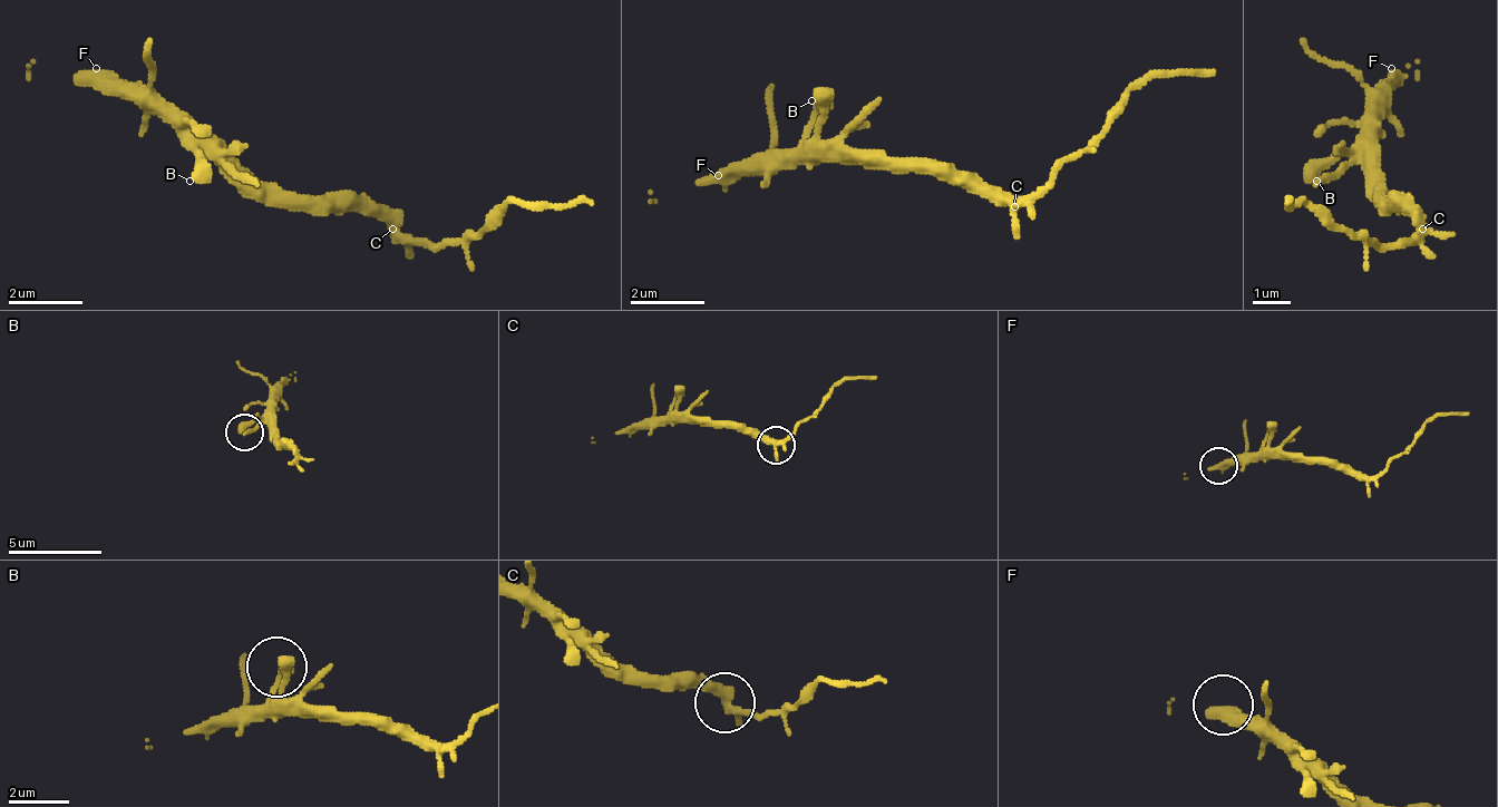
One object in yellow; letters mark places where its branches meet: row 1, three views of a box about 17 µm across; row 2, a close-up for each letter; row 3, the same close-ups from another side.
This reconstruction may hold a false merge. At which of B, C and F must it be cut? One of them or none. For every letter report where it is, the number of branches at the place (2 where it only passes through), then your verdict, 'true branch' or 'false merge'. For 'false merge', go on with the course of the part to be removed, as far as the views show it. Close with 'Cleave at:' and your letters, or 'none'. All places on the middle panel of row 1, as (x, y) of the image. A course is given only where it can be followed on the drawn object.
B: place (811, 100); branches 1; true branch
C: place (1014, 206); branches 2; false merge; course (1017, 203), (1081, 147), (1147, 83), (1213, 73)
F: place (718, 175); branches 1; true branch
Cleave at: C

